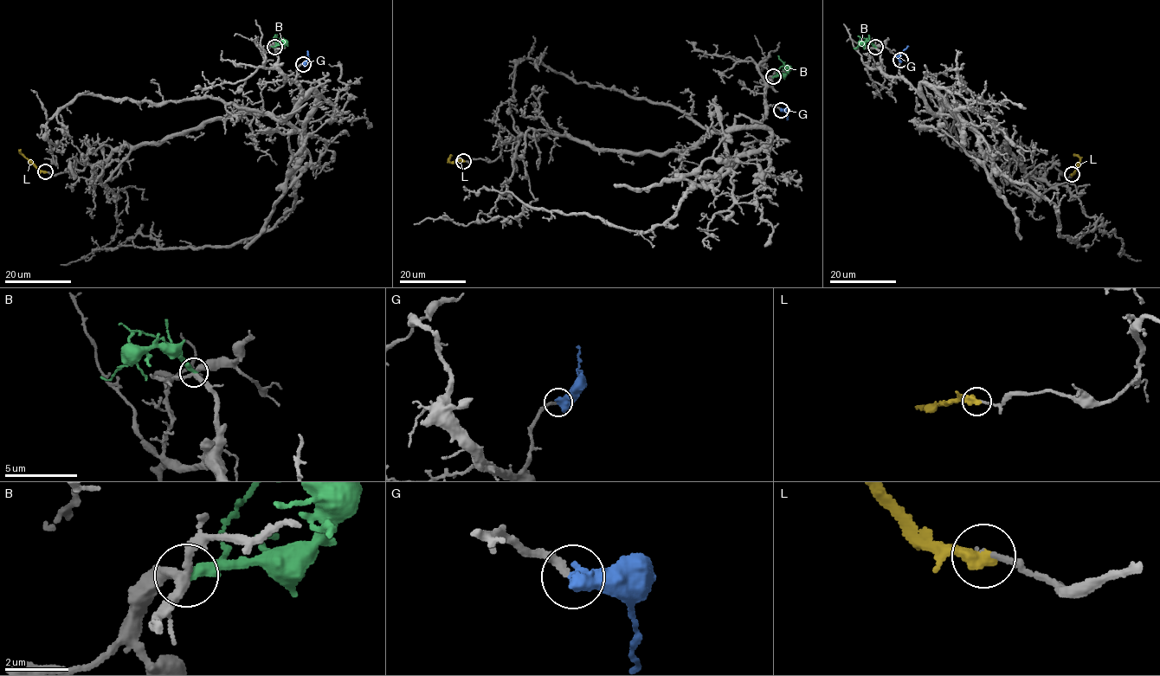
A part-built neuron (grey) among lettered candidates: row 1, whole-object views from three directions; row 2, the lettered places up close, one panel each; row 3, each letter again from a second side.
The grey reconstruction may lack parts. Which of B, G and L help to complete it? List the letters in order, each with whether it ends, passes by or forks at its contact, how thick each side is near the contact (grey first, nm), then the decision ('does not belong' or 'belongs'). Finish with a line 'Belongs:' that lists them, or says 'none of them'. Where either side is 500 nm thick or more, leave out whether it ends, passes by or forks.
B: it ends there; 280 nm thick on the grey side, 340 nm on the other; does not belong
G: 220 nm thick on the grey side, 600 nm on the other; belongs
L: 140 nm thick on the grey side, 500 nm on the other; does not belong
Belongs: G

